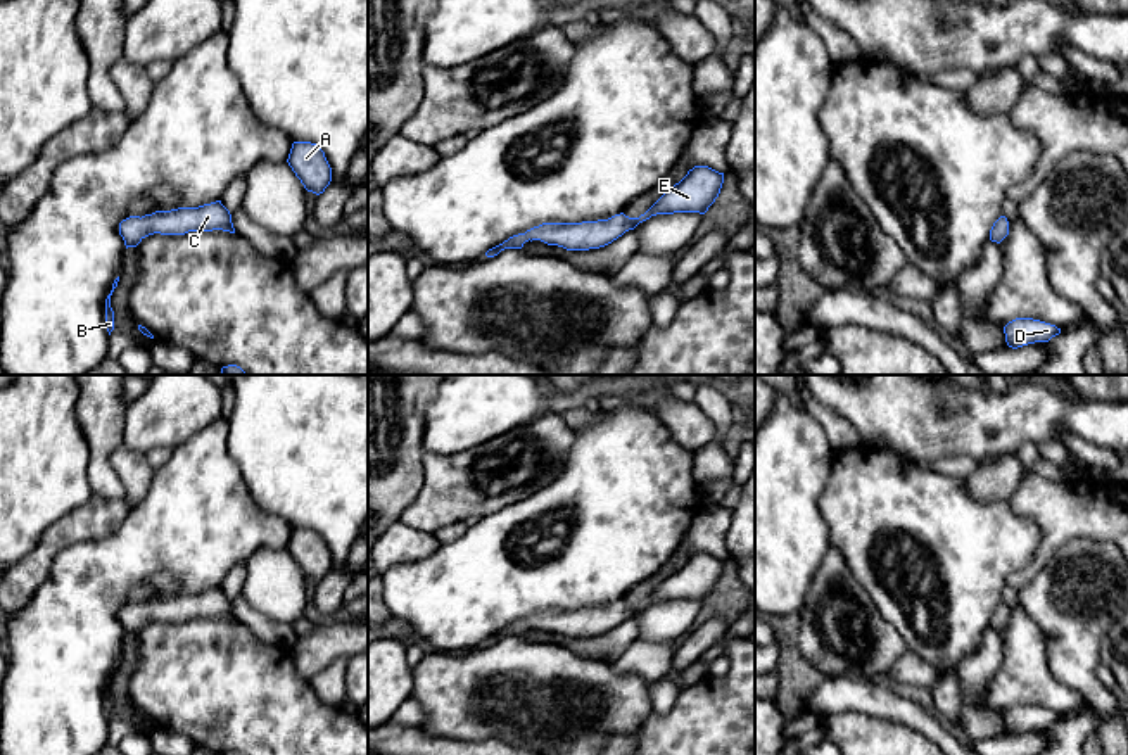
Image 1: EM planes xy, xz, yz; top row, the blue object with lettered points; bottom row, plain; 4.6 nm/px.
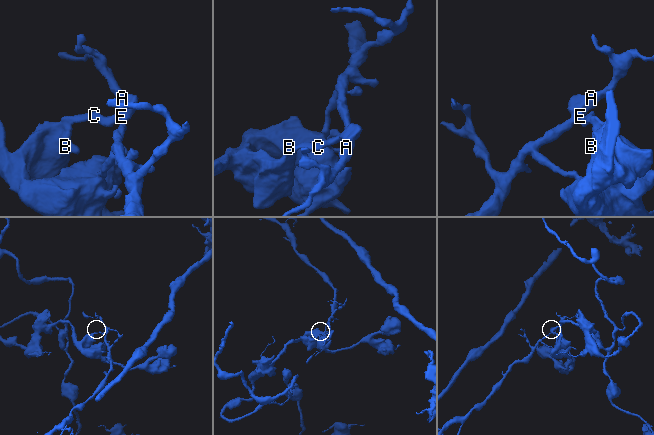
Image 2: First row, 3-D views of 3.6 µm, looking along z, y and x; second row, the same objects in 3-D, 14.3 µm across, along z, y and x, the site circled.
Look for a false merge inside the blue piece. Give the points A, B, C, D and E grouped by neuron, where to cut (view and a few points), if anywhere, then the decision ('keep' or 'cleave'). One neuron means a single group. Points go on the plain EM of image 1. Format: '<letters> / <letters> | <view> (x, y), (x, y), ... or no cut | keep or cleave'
A C E / B D | xy (142, 605), (140, 624) | cleave

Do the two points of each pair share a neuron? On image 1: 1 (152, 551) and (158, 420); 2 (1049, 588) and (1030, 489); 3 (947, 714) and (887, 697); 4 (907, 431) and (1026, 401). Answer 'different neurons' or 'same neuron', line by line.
1: different neurons
2: different neurons
3: different neurons
4: same neuron

